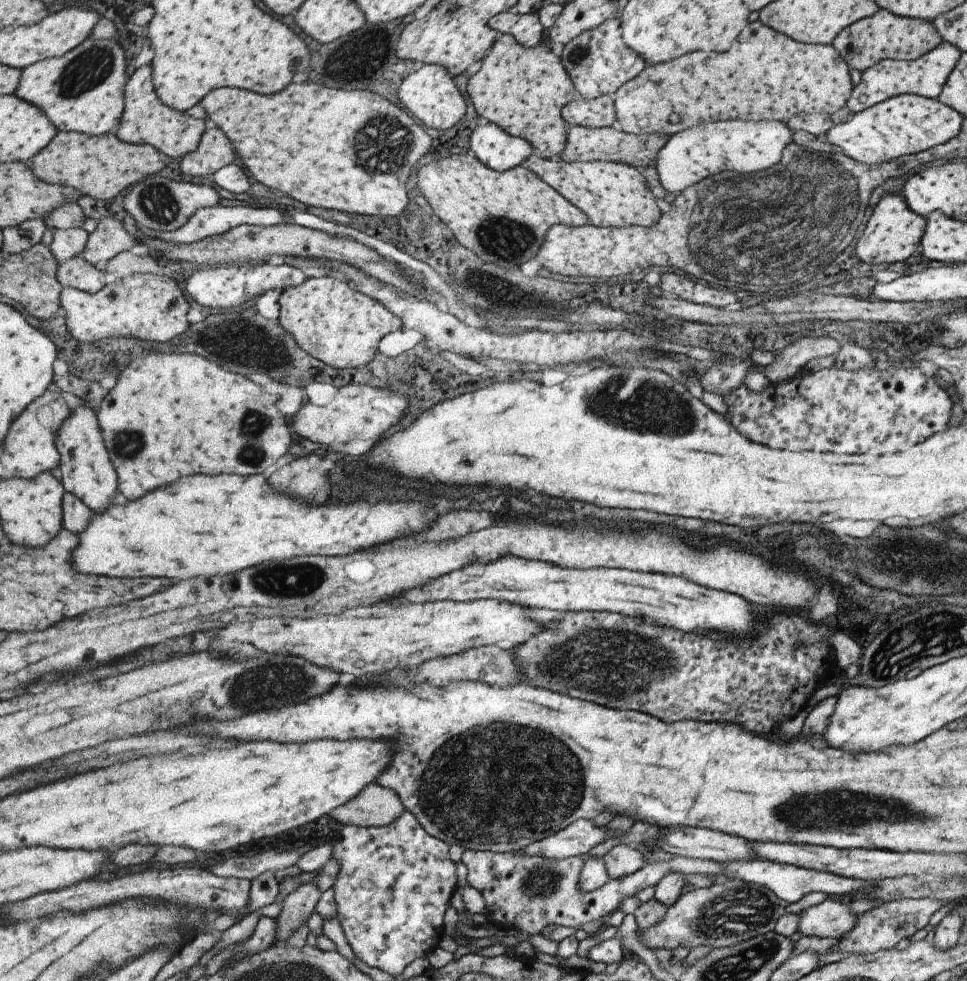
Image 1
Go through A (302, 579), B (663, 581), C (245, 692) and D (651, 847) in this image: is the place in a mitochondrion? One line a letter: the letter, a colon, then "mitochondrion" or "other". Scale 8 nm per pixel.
A: mitochondrion
B: other
C: mitochondrion
D: other

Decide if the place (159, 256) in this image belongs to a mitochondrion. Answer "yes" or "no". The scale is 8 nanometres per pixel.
no

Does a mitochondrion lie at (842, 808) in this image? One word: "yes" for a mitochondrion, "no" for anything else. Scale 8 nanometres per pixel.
yes

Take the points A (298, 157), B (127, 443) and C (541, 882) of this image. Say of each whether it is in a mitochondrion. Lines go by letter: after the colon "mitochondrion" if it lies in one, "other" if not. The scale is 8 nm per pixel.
A: other
B: mitochondrion
C: mitochondrion

